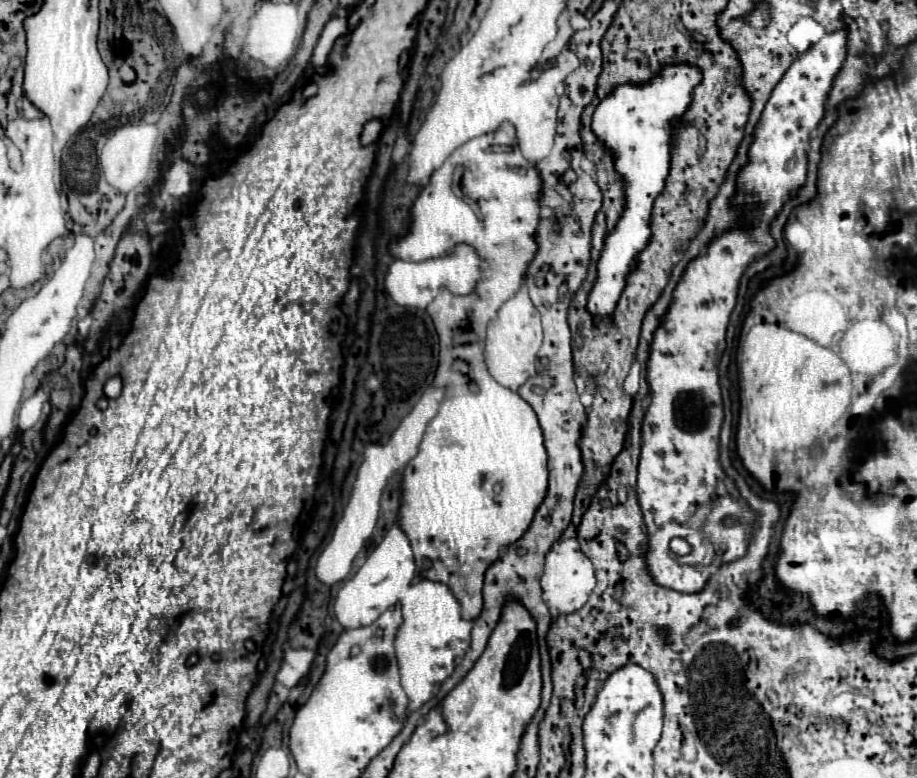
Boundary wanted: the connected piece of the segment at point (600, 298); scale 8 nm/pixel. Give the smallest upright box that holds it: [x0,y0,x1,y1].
[587,62,703,322]

